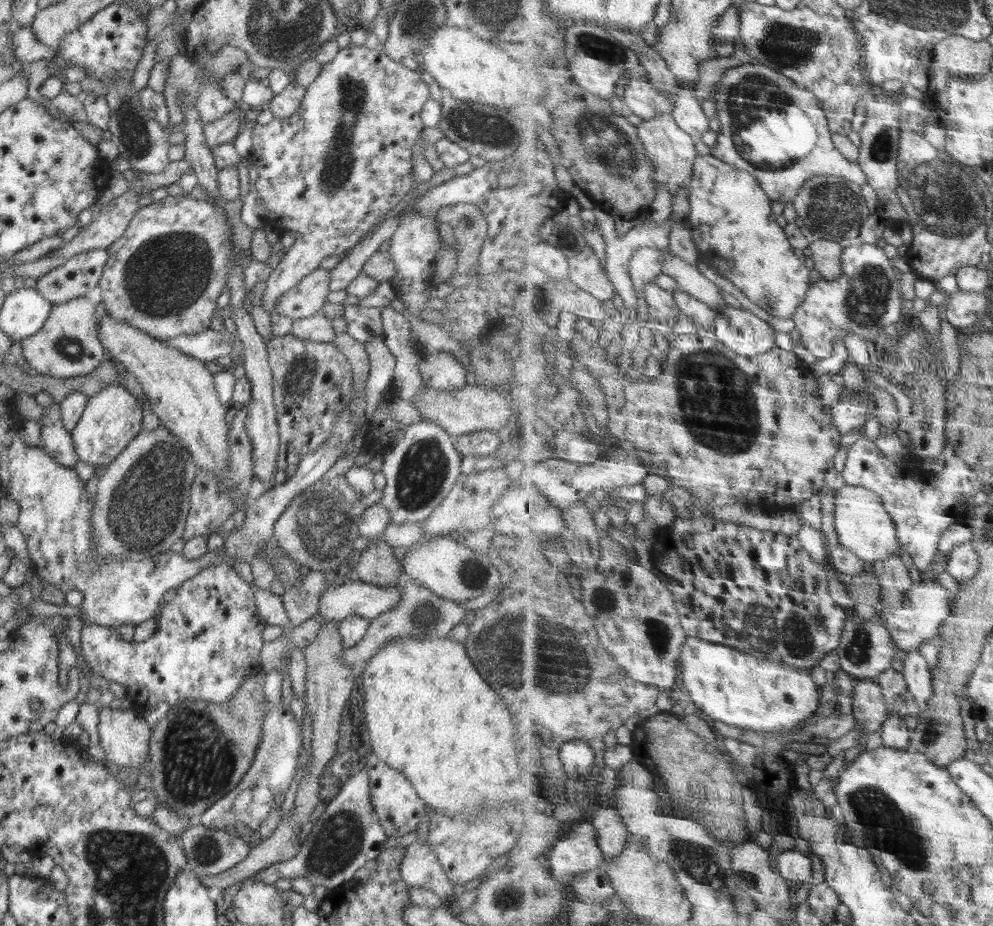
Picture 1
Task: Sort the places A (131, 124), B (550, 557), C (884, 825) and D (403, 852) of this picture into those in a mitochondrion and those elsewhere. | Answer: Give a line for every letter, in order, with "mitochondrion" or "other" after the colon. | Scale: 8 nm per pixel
A: mitochondrion
B: other
C: mitochondrion
D: other

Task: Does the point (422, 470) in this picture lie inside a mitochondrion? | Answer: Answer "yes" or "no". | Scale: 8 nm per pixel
yes

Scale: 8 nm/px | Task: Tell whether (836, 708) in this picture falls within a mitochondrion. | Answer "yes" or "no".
no

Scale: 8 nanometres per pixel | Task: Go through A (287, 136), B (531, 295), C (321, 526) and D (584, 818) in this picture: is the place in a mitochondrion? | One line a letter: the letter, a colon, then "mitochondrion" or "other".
A: other
B: other
C: mitochondrion
D: other

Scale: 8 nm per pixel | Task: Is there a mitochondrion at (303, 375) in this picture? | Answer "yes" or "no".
yes

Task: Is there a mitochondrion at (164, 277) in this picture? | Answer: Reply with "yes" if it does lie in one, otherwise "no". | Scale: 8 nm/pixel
yes

